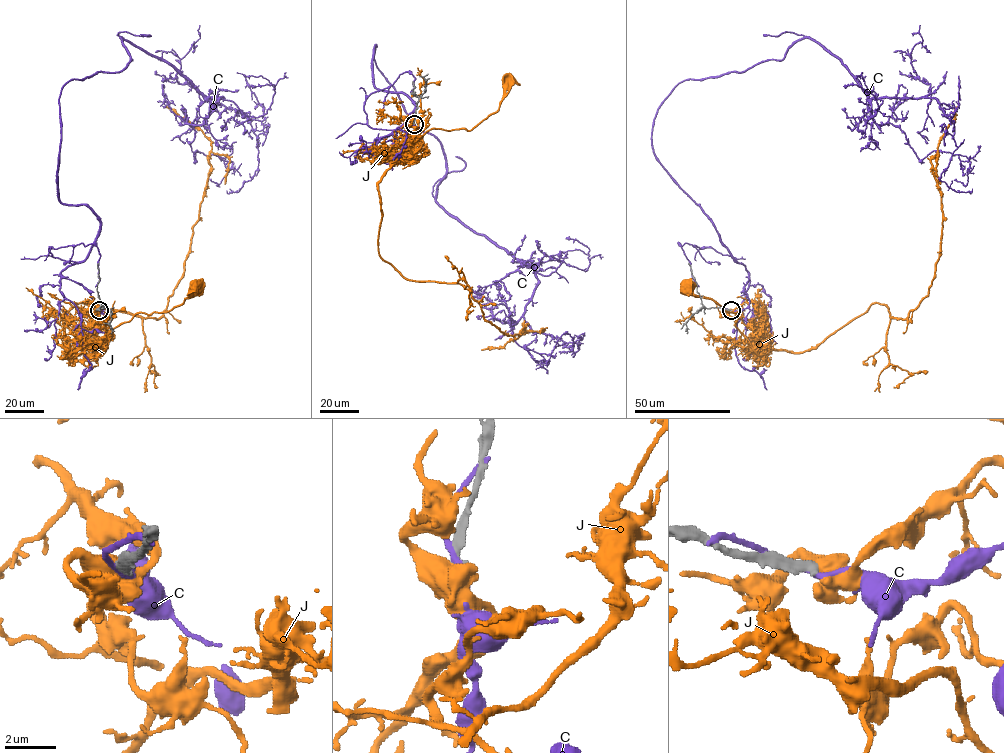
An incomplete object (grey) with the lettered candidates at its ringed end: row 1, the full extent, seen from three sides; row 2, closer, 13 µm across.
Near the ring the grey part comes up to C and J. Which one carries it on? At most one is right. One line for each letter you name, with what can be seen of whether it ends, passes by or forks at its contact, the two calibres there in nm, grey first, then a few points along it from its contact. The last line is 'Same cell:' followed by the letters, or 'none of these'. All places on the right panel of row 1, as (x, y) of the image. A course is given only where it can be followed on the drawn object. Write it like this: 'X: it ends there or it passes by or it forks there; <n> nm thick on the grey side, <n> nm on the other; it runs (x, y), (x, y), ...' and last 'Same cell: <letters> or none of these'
Same cell: none of these

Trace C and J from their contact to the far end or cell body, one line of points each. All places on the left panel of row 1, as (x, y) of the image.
C: (99, 310), (61, 272), (100, 228), (59, 196), (67, 82), (123, 38), (223, 98), (258, 153), (226, 190)
J: (99, 310), (92, 302), (90, 327), (106, 348), (112, 329), (136, 314), (179, 306), (196, 285)

